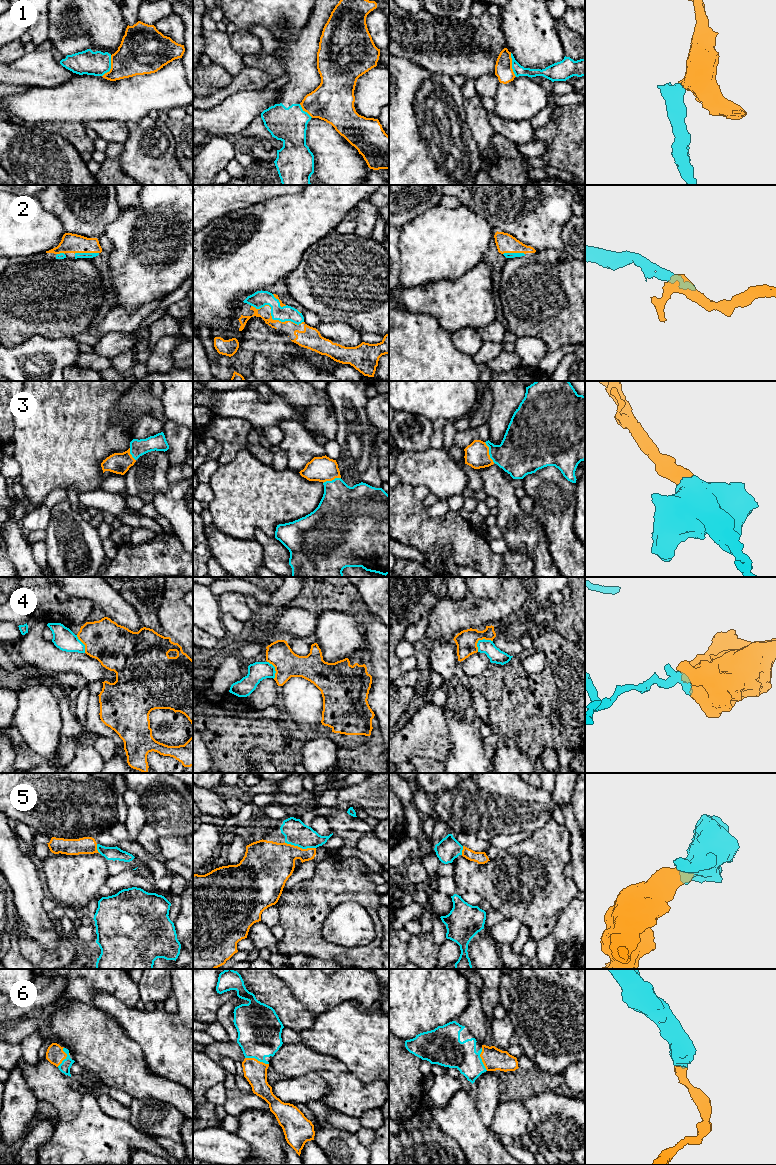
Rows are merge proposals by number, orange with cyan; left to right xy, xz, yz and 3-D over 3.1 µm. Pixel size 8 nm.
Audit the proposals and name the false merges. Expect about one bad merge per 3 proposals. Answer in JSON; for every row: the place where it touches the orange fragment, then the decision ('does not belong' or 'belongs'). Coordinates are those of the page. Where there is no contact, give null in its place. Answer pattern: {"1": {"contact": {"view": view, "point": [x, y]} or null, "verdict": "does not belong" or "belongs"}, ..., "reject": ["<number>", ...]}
{"1": {"contact": {"view": "yz", "point": [511, 65]}, "verdict": "does not belong"}, "2": {"contact": {"view": "xz", "point": [285, 321]}, "verdict": "belongs"}, "3": {"contact": {"view": "yz", "point": [488, 452]}, "verdict": "belongs"}, "4": {"contact": {"view": "yz", "point": [480, 639]}, "verdict": "does not belong"}, "5": {"contact": {"view": "xz", "point": [299, 847]}, "verdict": "belongs"}, "6": {"contact": {"view": "xz", "point": [256, 1059]}, "verdict": "belongs"}, "reject": ["1", "4"]}

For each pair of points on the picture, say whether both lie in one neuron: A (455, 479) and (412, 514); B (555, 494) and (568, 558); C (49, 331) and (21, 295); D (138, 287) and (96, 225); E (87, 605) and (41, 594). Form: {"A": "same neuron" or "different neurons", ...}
{"A": "different neurons", "B": "same neuron", "C": "same neuron", "D": "different neurons", "E": "same neuron"}

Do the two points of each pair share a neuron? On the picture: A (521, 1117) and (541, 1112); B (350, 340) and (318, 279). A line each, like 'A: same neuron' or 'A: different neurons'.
A: different neurons
B: different neurons

